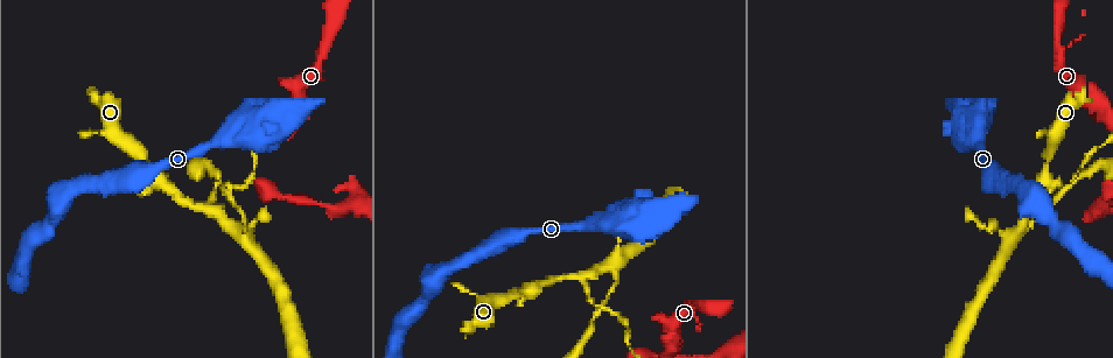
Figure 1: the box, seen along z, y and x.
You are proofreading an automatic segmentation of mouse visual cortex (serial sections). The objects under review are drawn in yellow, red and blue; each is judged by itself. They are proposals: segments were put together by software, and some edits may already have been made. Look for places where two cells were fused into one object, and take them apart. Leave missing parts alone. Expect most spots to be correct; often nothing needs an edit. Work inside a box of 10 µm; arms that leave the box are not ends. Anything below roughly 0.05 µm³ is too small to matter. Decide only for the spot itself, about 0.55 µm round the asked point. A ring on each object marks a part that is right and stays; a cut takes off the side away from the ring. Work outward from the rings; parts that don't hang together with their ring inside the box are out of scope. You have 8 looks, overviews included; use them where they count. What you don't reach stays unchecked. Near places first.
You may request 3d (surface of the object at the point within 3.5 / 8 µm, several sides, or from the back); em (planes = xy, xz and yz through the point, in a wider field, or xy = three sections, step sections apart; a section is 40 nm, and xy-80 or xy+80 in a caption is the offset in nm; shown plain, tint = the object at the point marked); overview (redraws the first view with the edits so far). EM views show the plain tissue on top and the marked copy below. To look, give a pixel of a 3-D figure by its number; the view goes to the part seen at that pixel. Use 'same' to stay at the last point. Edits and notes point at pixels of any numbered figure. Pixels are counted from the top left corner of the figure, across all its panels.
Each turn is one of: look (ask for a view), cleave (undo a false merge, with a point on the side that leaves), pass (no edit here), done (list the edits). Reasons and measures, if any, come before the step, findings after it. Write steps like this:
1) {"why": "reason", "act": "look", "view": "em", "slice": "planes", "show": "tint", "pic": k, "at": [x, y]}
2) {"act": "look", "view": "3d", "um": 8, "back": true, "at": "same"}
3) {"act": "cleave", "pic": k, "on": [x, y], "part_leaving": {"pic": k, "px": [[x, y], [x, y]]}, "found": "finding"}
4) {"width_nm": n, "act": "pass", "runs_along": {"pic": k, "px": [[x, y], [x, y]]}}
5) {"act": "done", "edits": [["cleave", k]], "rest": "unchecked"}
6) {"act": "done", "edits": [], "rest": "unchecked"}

{"why": "sharp bend", "act": "look", "view": "3d", "um": 3.5, "pic": 1, "at": [290, 117]}

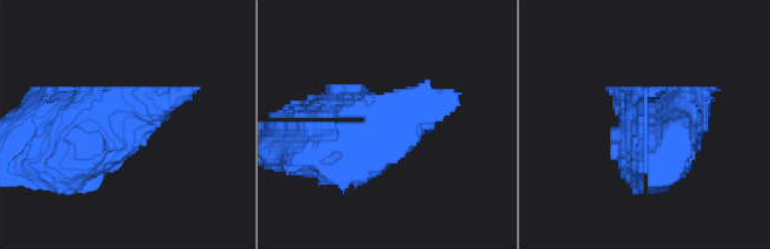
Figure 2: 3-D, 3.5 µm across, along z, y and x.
{"act": "look", "view": "em", "slice": "xy", "step": 1, "show": "tint", "pic": 2, "at": [122, 121]}

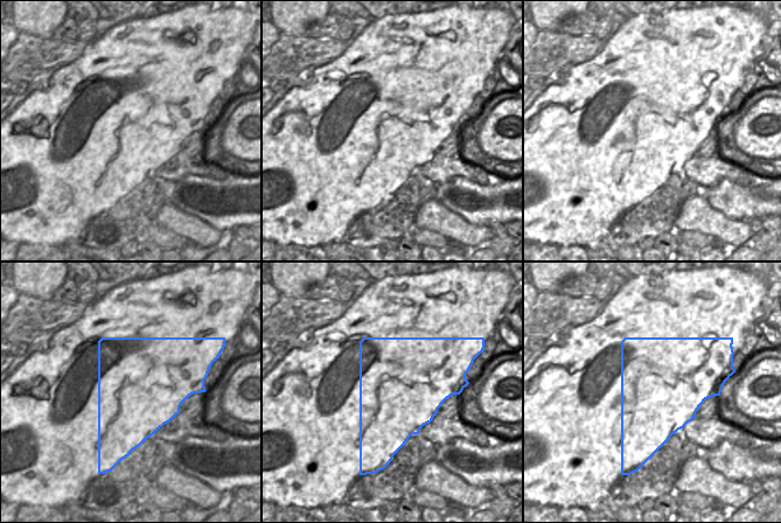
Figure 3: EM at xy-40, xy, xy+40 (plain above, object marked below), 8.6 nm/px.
{"act": "look", "view": "em", "slice": "xy", "step": 3, "show": "tint", "at": "same"}

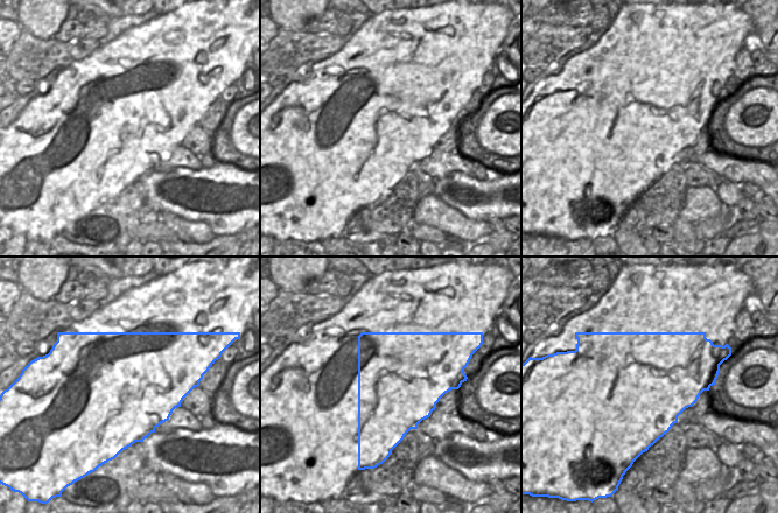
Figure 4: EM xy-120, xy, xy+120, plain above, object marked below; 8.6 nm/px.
{"width_nm": 750, "act": "pass", "runs_along": {"pic": 2, "px": [[676, 126], [655, 123], [628, 159]]}, "found": "one cell here"}

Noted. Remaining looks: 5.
{"why": "thin neck", "act": "look", "view": "3d", "um": 8, "pic": 1, "at": [1059, 44]}

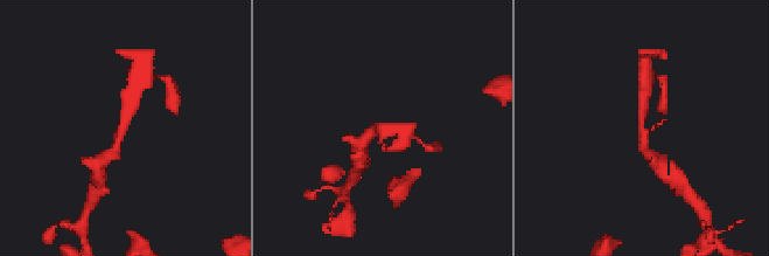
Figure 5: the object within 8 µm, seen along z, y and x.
{"act": "look", "view": "em", "slice": "planes", "show": "tint", "at": "same"}

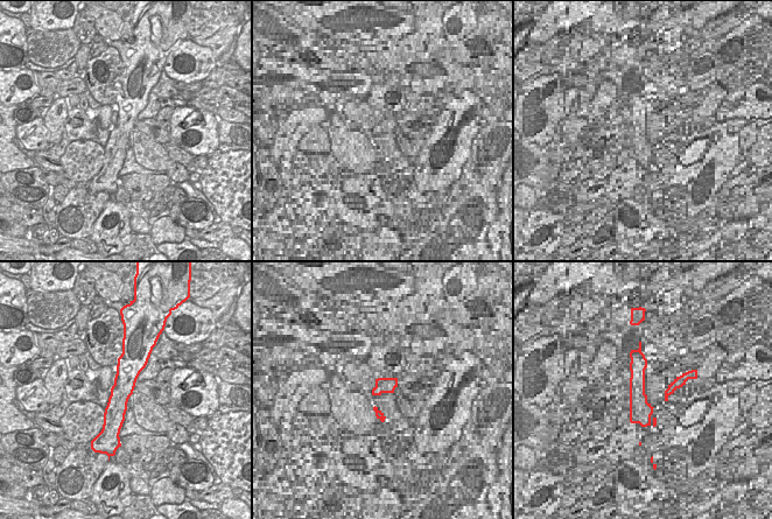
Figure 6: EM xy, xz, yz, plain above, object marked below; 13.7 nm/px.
{"act": "pass", "runs_along": {"pic": 6, "px": [[125, 355], [125, 381], [113, 428]]}, "found": "continuous, no second cell"}

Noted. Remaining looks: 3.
{"why": "arms part here", "act": "look", "view": "3d", "um": 3.5, "pic": 1, "at": [603, 305]}

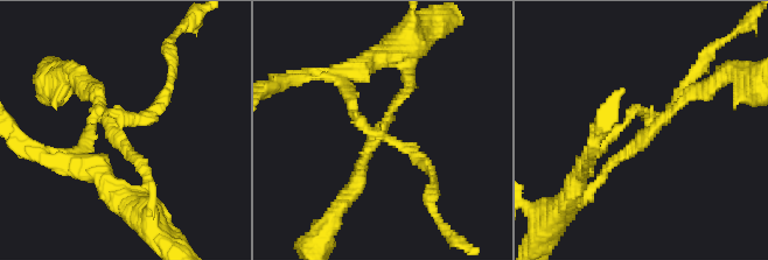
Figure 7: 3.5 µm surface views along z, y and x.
{"arms": 3, "arm_widths_nm": [150, 200, 200], "why": "need the tissue", "act": "look", "view": "em", "slice": "xy", "step": 3, "show": "tint", "pic": 7, "at": [650, 115]}

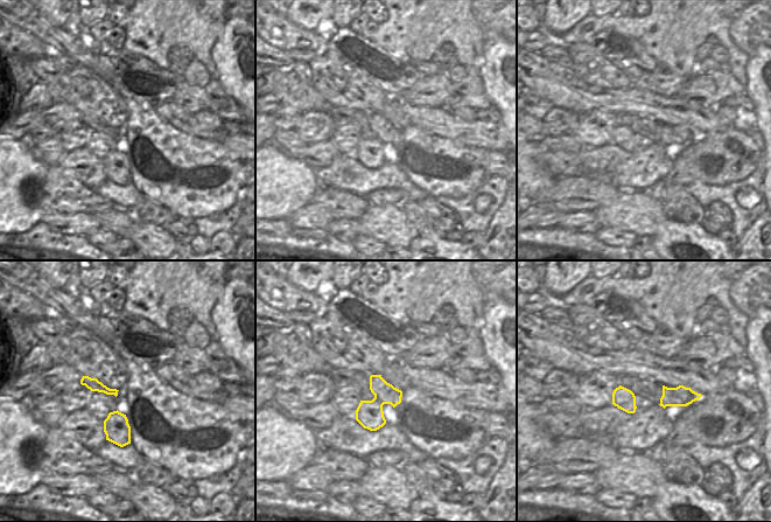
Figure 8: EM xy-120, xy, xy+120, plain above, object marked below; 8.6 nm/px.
{"act": "pass", "runs_along": {"pic": 7, "px": [[600, 150], [634, 111], [657, 126], [702, 90]]}, "found": "all the same cell"}

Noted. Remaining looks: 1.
{"act": "done", "edits": [], "rest": "unchecked"}

